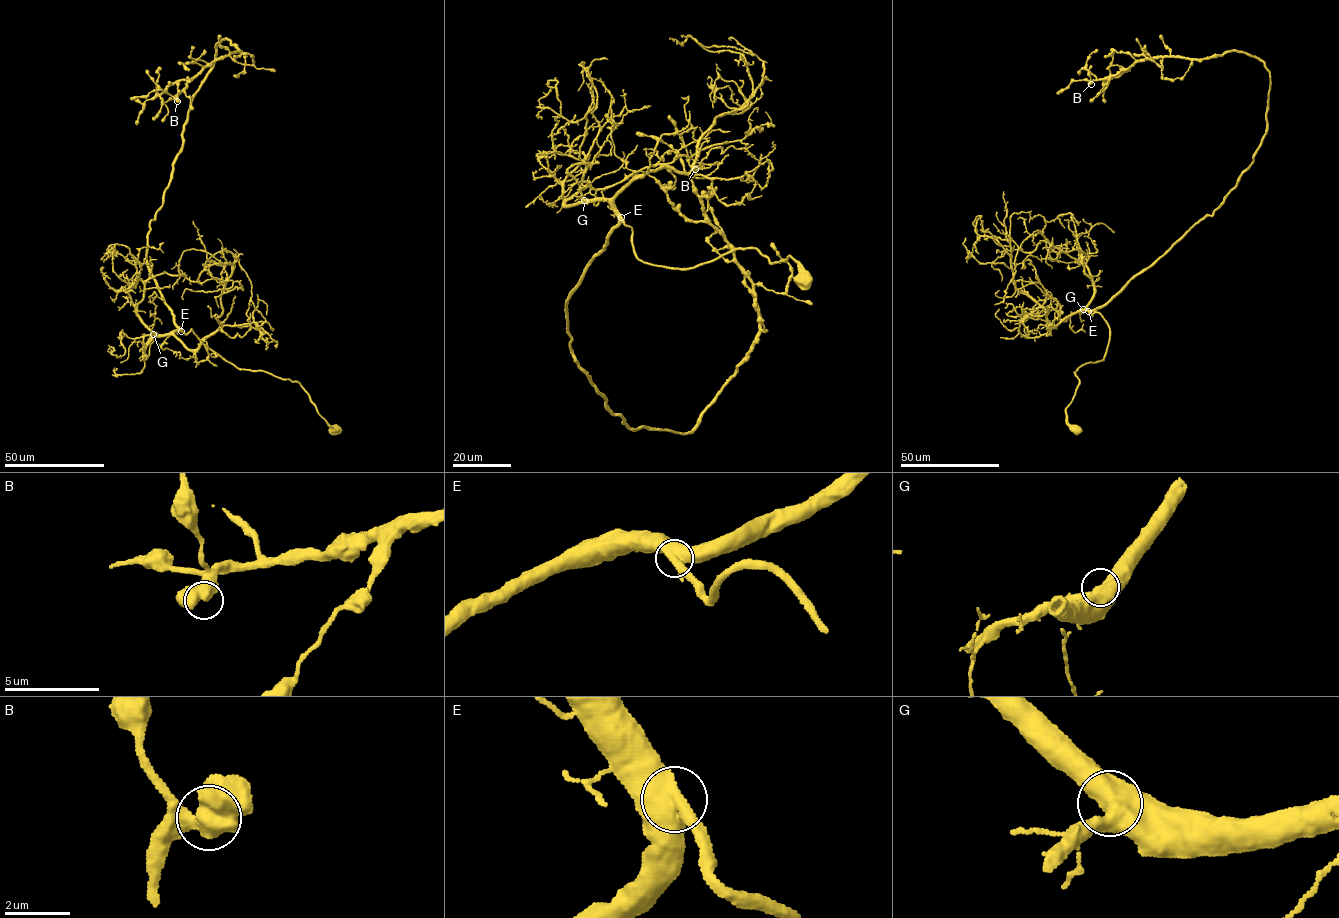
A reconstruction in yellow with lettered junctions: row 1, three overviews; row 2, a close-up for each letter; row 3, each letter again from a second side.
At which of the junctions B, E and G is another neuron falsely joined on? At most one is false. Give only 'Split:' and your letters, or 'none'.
Split: none

